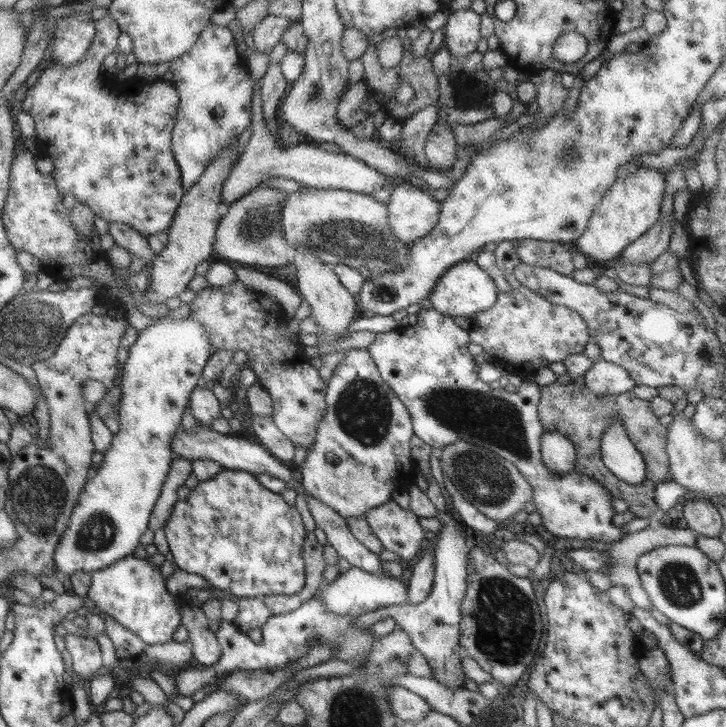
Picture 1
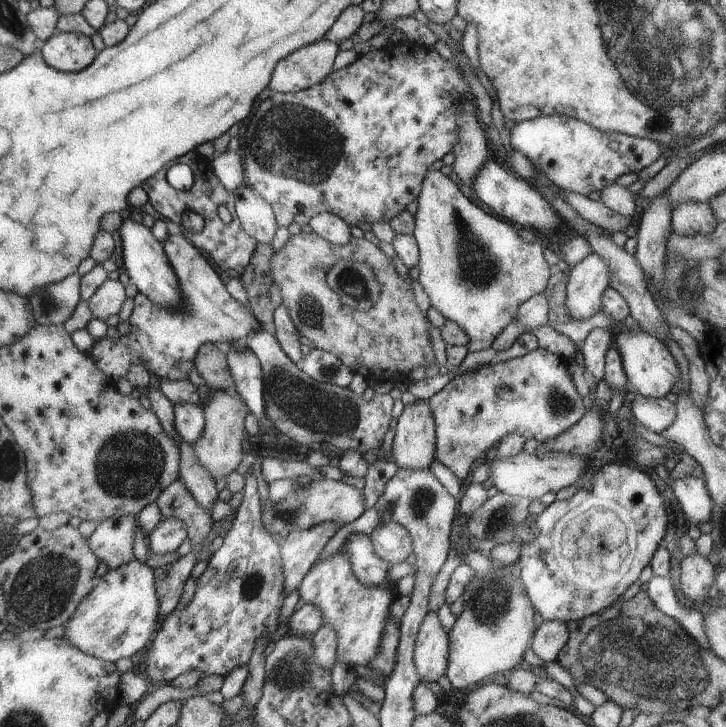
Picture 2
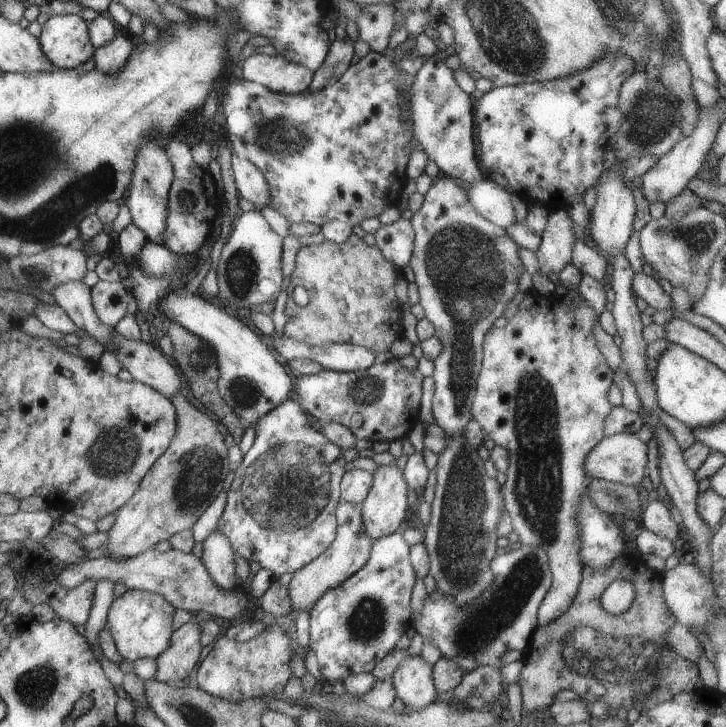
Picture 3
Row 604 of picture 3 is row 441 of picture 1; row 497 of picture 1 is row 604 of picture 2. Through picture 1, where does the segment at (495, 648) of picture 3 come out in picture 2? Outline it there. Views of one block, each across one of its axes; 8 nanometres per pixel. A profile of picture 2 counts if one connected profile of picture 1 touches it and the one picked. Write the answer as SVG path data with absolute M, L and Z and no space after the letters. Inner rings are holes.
M619 462L619 466L605 466L605 494L601 492L601 496L595 496L584 487L567 500L555 499L533 520L535 538L520 543L520 581L543 621L564 623L599 613L617 601L649 564L657 545L662 543L667 525L663 498L649 473L624 462Z

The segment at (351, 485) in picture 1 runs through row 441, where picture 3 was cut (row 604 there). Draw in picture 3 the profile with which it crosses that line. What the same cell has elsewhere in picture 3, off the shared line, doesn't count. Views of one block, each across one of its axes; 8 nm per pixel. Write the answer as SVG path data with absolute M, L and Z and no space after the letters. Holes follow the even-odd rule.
M399 532L376 539L372 542L369 557L365 562L365 565L363 565L360 570L357 570L352 576L348 576L348 578L344 582L341 582L341 584L339 584L336 588L326 591L325 594L323 594L323 596L321 596L321 598L319 598L319 600L317 600L315 605L311 608L311 611L308 613L310 645L307 648L315 652L317 665L319 666L319 671L321 672L324 685L334 684L338 681L341 682L349 676L371 673L375 664L377 664L383 657L385 657L397 646L399 638L403 636L405 631L411 626L412 611L410 606L410 597L416 575L413 571L412 565L410 564L409 552L410 547L407 545L407 542L403 540Z

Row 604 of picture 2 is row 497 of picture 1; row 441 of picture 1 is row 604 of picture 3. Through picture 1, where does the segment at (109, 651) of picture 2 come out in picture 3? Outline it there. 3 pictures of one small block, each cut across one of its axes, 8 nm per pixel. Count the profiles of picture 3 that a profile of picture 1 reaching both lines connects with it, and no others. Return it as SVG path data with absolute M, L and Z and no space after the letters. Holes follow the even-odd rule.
M127 590L115 597L107 612L105 627L109 631L117 652L125 660L156 658L169 646L173 630L171 624L176 608L159 594L143 590Z

